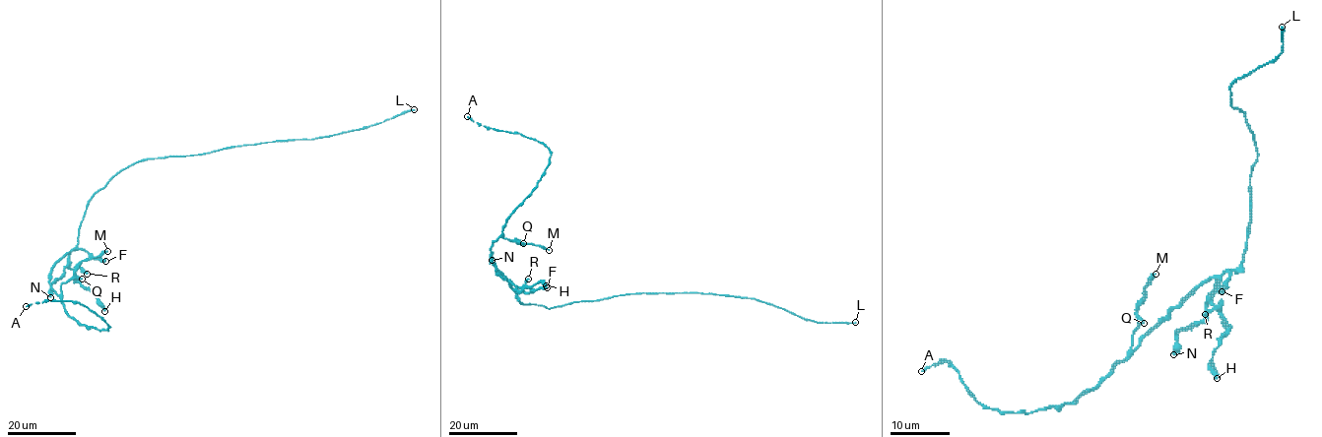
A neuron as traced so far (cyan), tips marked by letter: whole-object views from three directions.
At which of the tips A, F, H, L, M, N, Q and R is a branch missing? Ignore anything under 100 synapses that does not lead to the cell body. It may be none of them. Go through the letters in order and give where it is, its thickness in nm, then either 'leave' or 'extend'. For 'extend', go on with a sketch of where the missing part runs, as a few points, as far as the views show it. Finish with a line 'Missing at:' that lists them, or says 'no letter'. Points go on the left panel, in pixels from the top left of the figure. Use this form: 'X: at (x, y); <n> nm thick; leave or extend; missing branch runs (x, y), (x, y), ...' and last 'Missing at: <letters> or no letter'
A: at (26, 306); 200 nm thick; leave
F: at (105, 261); 600 nm thick; leave
H: at (104, 311); 480 nm thick; leave
L: at (414, 109); 190 nm thick; extend
M: at (107, 251); 280 nm thick; leave
N: at (50, 297); 500 nm thick; leave
Q: at (82, 279); 360 nm thick; leave
R: at (87, 274); 320 nm thick; leave
Missing at: L

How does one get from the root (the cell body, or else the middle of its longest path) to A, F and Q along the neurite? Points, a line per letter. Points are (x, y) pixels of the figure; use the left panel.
A: (91, 199), (78, 244), (51, 269), (49, 284), (81, 324), (109, 328), (78, 303), (26, 306)
F: (91, 199), (81, 223), (76, 249), (84, 249), (94, 258), (105, 261)
Q: (91, 199), (79, 229), (78, 244), (51, 269), (49, 284), (59, 295), (63, 283), (82, 279)

